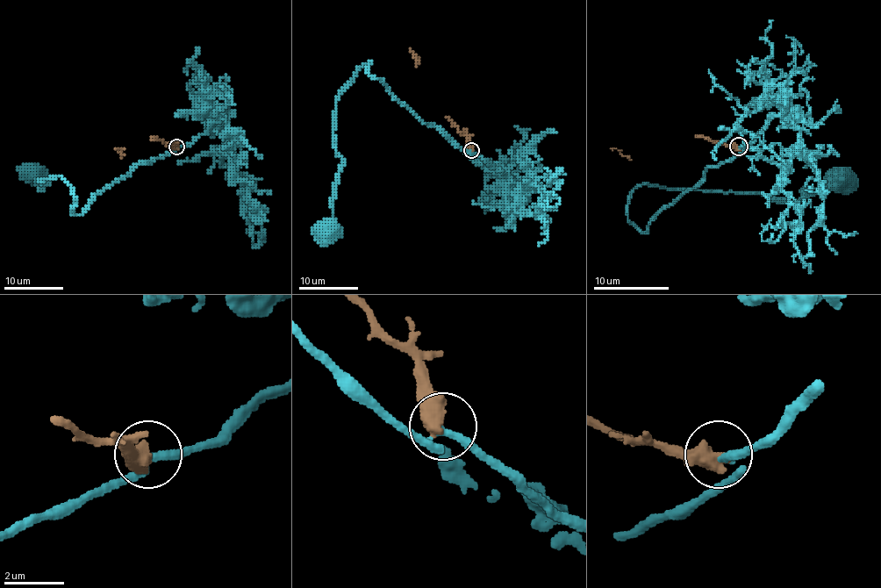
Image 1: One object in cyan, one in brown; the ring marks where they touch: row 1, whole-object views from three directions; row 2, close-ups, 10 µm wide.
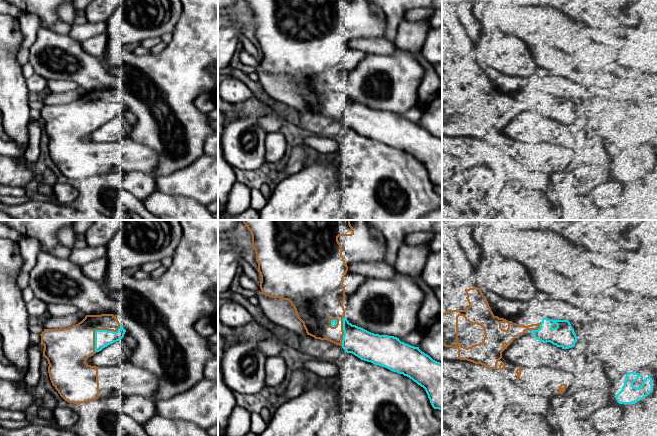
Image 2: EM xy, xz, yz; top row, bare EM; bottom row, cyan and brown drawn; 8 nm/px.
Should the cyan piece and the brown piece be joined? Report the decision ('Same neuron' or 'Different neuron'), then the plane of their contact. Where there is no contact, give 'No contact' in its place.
Different neuron. Touches cyan in xy

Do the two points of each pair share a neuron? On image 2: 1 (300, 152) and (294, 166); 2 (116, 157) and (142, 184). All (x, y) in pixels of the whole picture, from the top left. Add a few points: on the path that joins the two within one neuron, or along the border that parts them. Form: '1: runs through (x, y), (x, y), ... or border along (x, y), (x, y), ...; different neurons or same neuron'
1: runs through (298, 155), (295, 163); same neuron
2: border along (123, 172), (142, 171), (153, 176); different neurons

